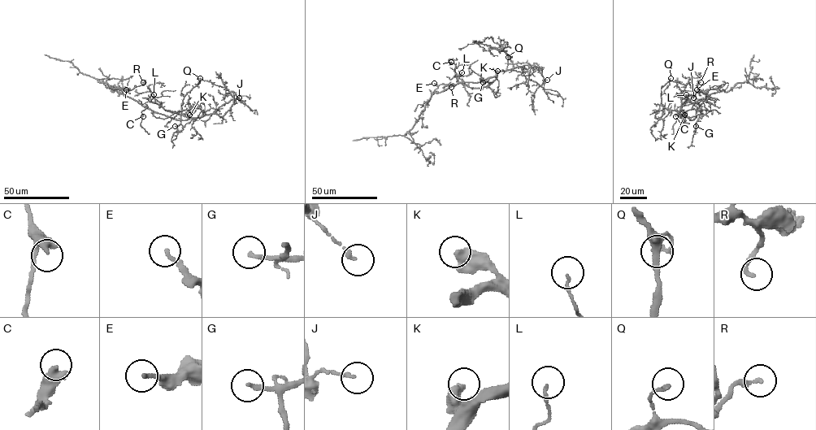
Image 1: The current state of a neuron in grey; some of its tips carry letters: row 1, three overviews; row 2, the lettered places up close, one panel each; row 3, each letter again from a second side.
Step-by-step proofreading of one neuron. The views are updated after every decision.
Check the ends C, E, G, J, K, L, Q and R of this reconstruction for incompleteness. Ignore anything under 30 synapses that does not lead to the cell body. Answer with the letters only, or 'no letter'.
no letter

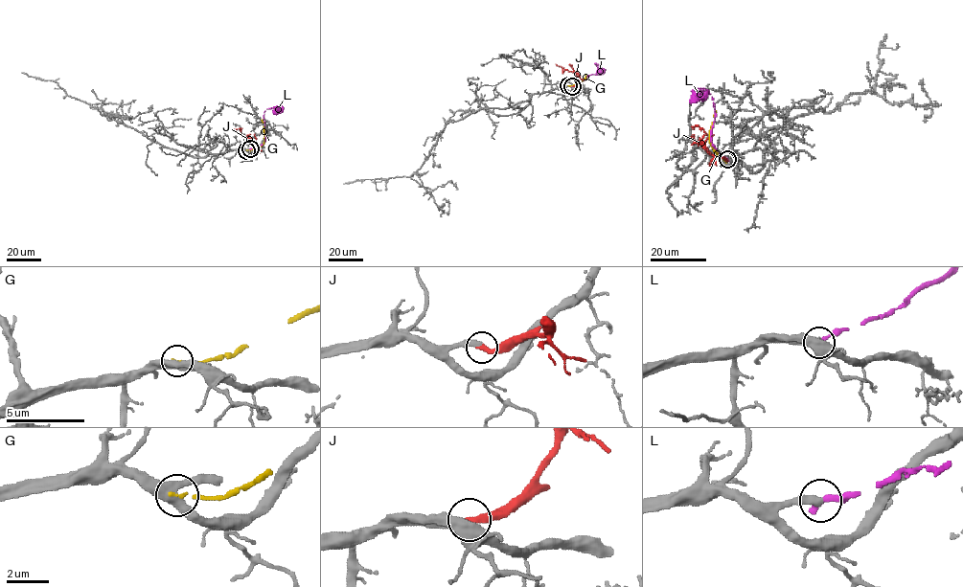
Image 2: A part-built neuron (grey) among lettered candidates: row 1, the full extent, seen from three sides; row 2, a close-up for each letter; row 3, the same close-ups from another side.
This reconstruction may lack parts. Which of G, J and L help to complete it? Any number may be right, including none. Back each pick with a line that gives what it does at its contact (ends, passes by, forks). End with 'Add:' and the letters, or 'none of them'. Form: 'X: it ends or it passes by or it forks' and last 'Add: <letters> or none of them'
J: it ends
Add: J

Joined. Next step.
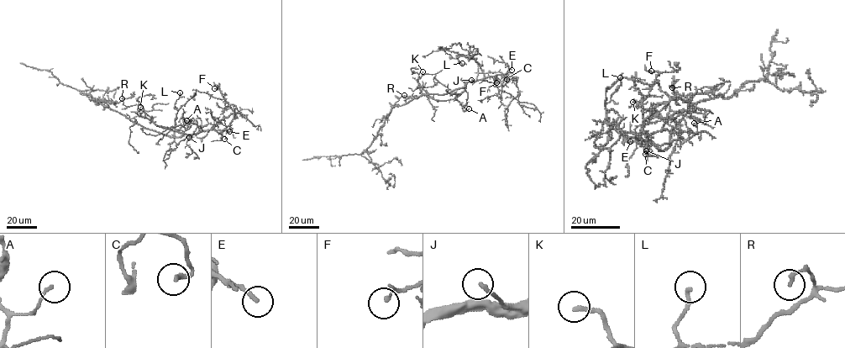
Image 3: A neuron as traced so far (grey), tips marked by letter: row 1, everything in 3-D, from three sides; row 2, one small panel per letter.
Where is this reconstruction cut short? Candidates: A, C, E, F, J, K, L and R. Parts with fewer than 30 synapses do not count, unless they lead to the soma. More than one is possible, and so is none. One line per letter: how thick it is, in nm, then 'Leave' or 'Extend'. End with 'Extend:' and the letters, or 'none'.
A: Thickness 130 nm. Leave
C: Thickness 240 nm. Leave
E: Thickness 200 nm. Leave
F: Thickness 160 nm. Leave
J: Thickness 160 nm. Leave
K: Thickness 220 nm. Extend
L: Thickness 170 nm. Leave
R: Thickness 150 nm. Leave
Extend: K

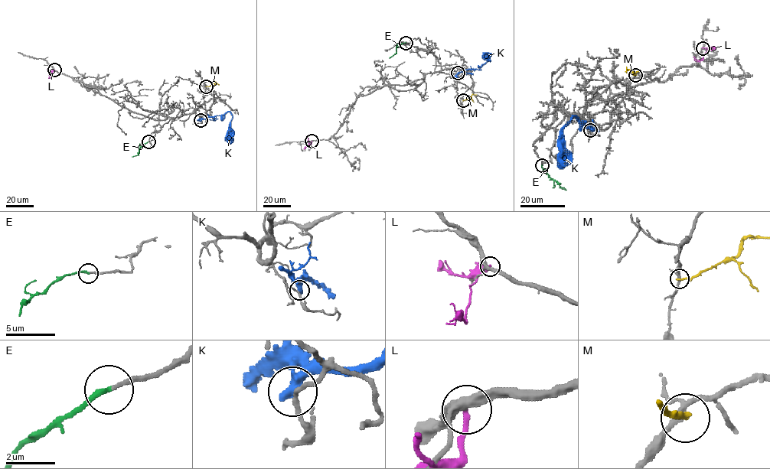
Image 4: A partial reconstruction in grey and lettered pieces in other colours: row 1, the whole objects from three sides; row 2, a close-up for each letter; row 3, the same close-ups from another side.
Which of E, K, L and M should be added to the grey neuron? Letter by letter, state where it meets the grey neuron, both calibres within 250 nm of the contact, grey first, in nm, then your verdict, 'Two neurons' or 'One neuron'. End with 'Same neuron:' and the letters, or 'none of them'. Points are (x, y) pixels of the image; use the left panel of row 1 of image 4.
E: Touches grey at (148, 141). Thickness 170 nm (grey) against 220 nm. One neuron
K: Touches grey at (200, 120). Thickness 160 nm (grey) against 500 nm. Two neurons
L: Touches grey at (54, 70). Thickness 320 nm (grey) against 190 nm. Two neurons
M: Touches grey at (206, 86). Thickness 200 nm (grey) against 170 nm. Two neurons
Same neuron: E

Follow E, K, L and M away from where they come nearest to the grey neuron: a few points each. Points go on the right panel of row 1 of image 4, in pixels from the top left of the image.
E: (542, 164), (546, 173), (566, 190)
K: (590, 129), (585, 122), (581, 128), (573, 116), (565, 126), (559, 168)
L: (703, 48), (707, 49), (707, 51), (701, 60), (696, 60), (694, 56)
M: (635, 75), (631, 70), (626, 71), (627, 66)

